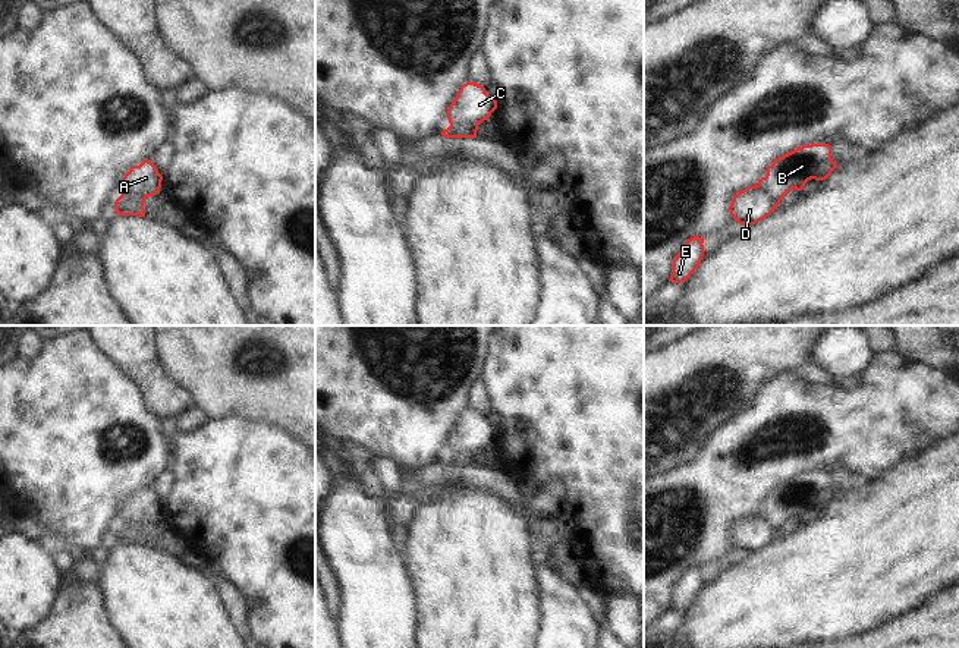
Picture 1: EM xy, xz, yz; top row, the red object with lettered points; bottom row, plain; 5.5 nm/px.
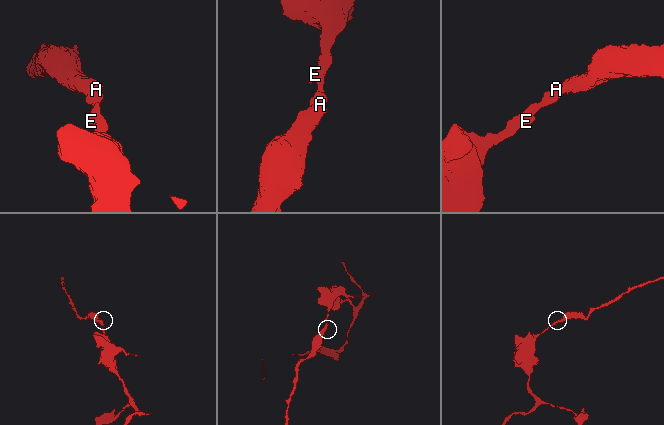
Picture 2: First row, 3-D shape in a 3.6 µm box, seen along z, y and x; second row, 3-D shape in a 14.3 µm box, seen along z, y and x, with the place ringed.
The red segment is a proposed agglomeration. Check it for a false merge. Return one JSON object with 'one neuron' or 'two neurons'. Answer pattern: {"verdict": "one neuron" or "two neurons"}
{"verdict": "two neurons"}

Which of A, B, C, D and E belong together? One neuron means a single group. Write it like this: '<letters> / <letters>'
A B / C D E

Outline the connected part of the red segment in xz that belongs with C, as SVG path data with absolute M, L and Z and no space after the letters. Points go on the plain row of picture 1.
M466 410L460 415L446 443L449 452L474 452L488 449L497 437L497 430L491 427L482 413Z

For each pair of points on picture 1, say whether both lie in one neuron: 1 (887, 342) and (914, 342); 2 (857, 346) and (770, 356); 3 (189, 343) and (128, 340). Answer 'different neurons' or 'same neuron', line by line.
1: different neurons
2: different neurons
3: different neurons

